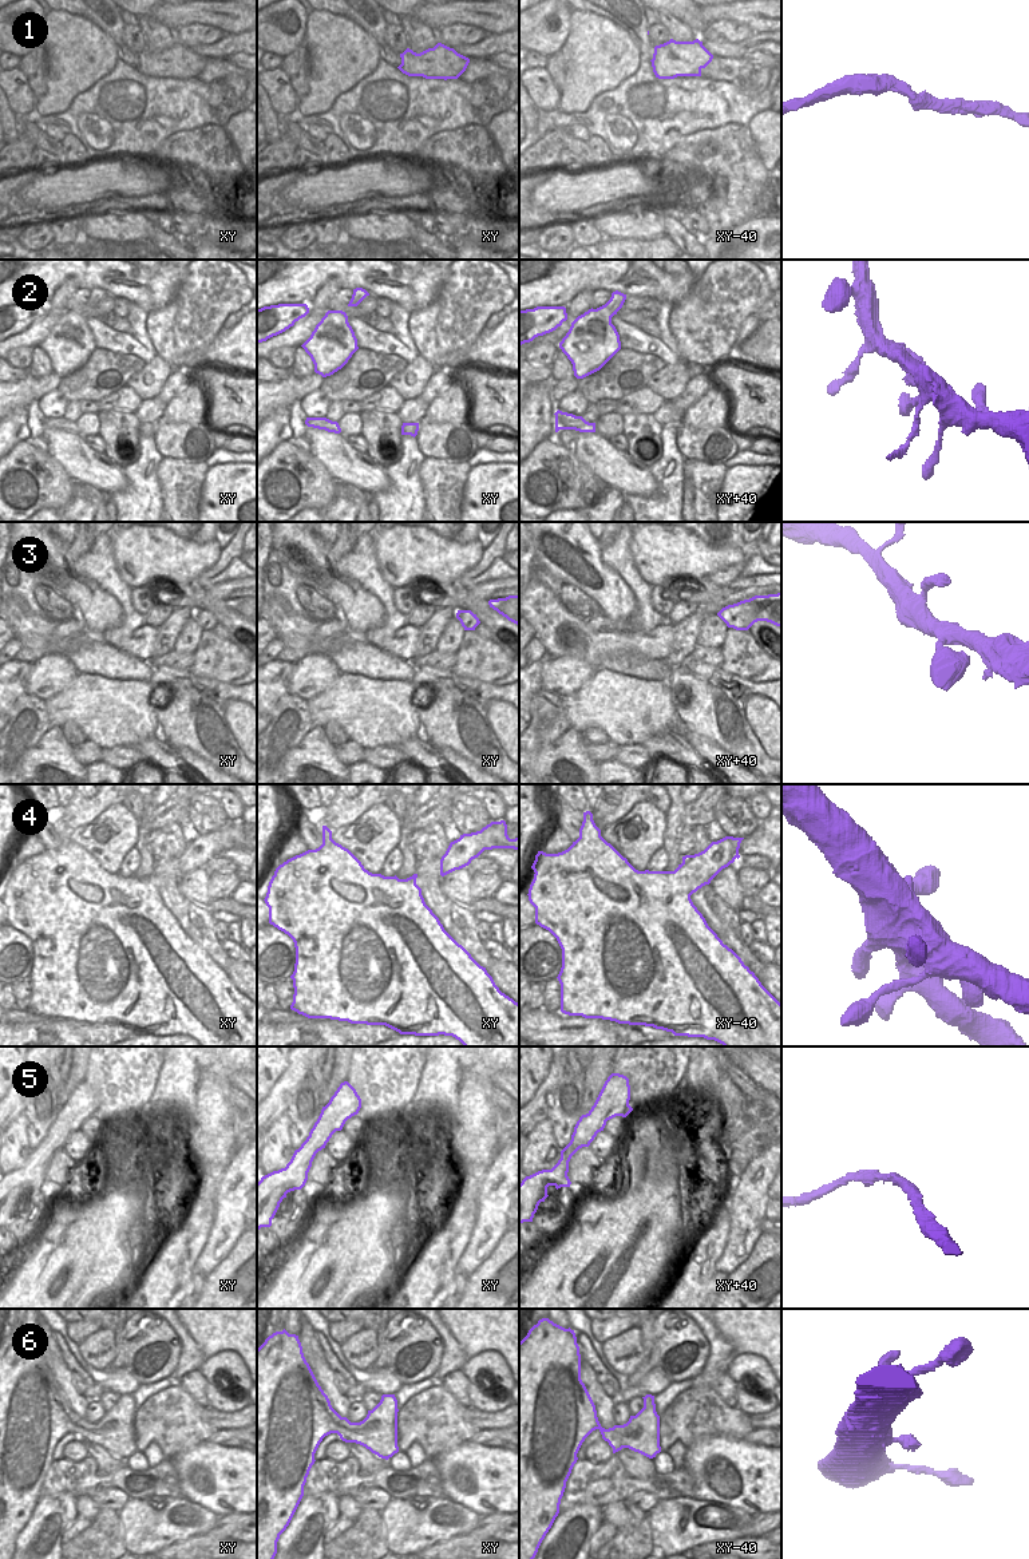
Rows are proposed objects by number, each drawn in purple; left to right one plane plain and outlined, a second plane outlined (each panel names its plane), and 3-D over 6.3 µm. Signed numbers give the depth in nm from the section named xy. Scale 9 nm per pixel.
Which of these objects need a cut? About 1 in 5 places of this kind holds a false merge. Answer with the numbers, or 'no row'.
no row

